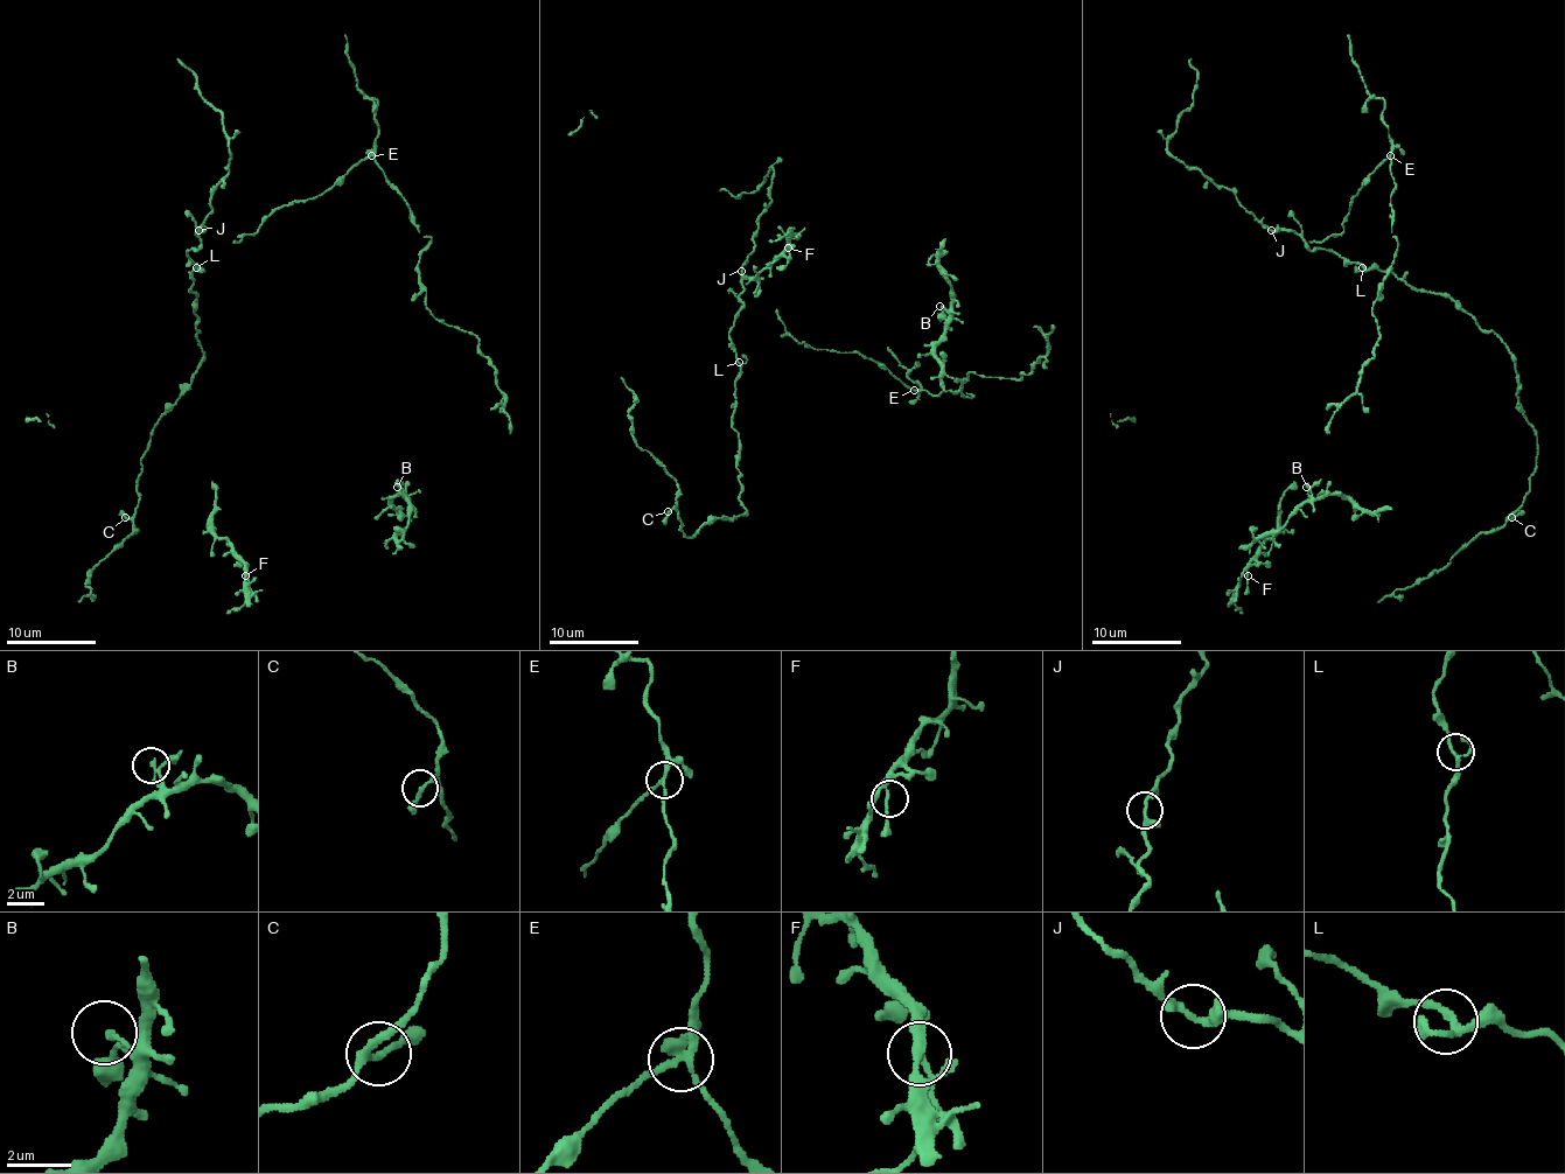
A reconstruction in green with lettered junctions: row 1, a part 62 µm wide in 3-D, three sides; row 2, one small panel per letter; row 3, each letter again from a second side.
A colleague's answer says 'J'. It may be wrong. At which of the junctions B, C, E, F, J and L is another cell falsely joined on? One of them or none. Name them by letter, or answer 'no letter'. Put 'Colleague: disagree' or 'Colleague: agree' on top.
Colleague: disagree
E

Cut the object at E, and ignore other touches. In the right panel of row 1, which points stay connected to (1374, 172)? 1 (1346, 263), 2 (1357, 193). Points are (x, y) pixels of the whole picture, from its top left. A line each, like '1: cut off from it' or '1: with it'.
1: cut off from it
2: with it

